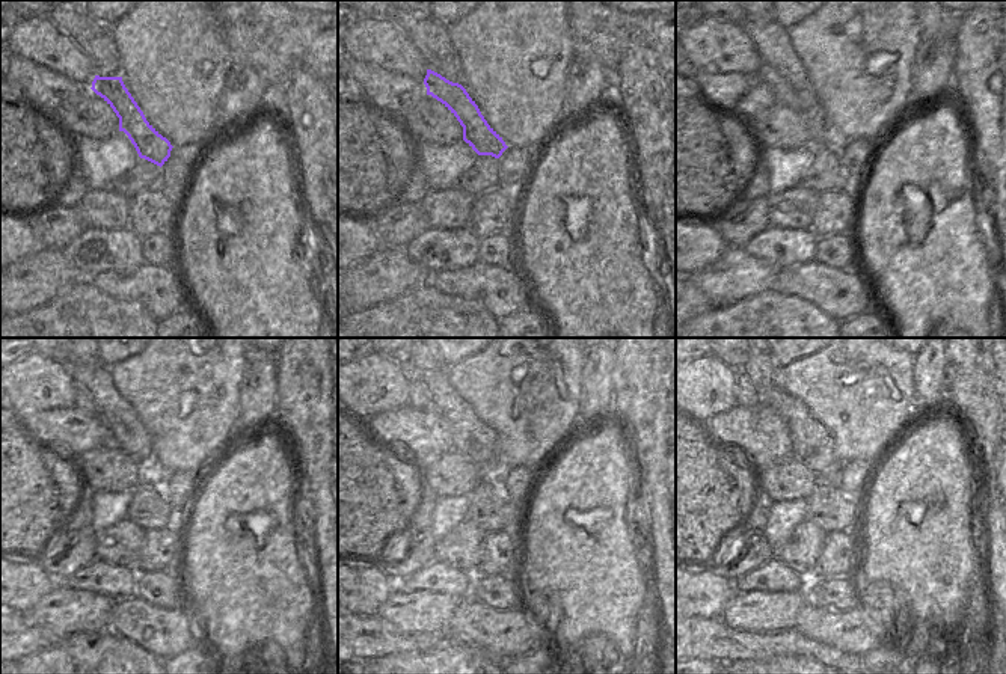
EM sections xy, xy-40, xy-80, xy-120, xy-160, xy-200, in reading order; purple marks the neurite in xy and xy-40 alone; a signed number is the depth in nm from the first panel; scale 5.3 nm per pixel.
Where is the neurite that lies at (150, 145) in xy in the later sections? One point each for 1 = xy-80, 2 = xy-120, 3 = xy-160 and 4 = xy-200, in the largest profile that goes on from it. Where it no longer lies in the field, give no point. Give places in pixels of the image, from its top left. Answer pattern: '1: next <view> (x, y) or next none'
1: next xy-80 (812, 115)
2: next xy-120 (83, 400)
3: next xy-160 (418, 394)
4: next xy-200 (745, 394)

